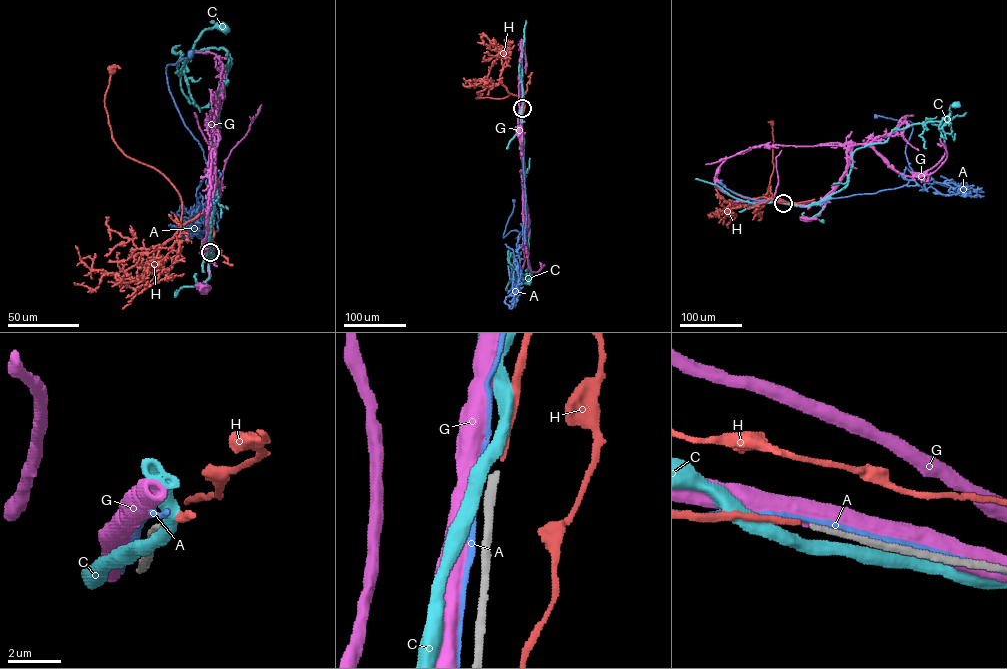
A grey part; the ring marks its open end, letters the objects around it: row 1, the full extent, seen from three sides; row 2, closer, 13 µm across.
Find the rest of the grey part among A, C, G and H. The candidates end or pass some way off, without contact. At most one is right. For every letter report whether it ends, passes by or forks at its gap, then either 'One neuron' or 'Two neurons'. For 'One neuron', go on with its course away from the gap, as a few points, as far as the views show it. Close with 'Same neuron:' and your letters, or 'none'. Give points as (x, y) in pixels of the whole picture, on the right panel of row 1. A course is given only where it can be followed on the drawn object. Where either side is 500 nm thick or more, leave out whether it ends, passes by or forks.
A: It passes by. Two neurons
C: It passes by. Two neurons
G: Two neurons
H: It ends there. One neuron. Its course: (783, 203), (771, 198), (771, 186), (768, 191), (773, 166), (771, 122)
Same neuron: H

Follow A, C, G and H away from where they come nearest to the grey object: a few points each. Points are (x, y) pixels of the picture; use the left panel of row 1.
A: (209, 251), (210, 259), (220, 175), (208, 172), (200, 184), (203, 151), (184, 123), (166, 71), (190, 53)
C: (209, 252), (214, 125), (228, 59), (223, 48), (190, 53), (204, 31), (222, 28)
G: (209, 251), (209, 276), (205, 288)
H: (210, 252), (211, 219), (199, 214), (180, 224), (181, 200), (172, 184), (113, 139), (104, 99), (113, 67)

